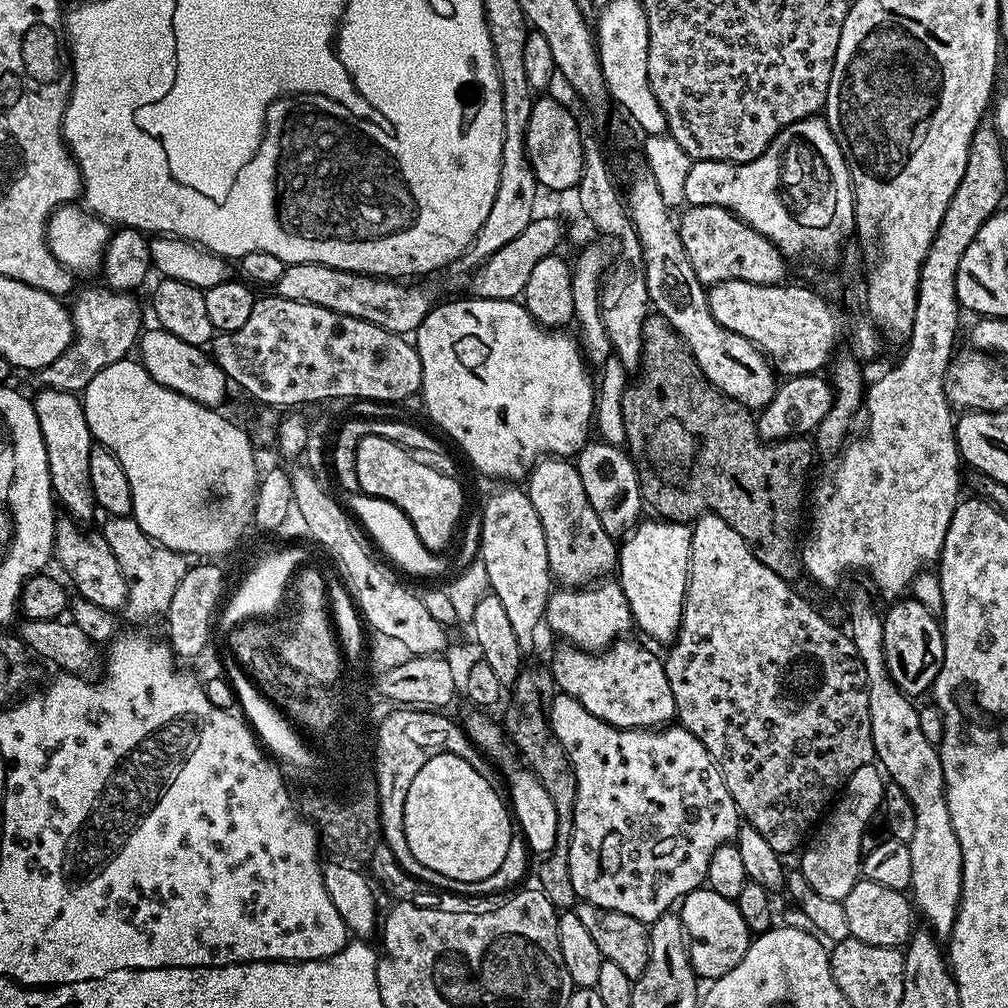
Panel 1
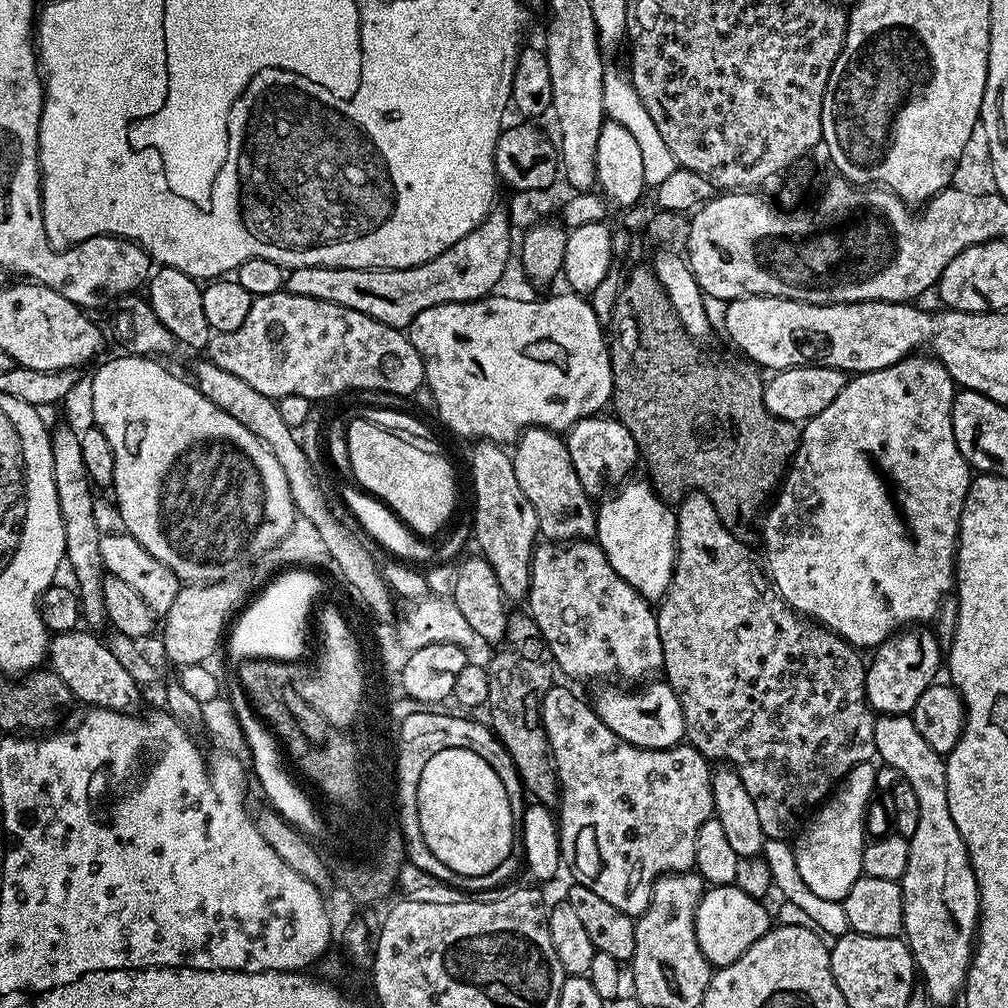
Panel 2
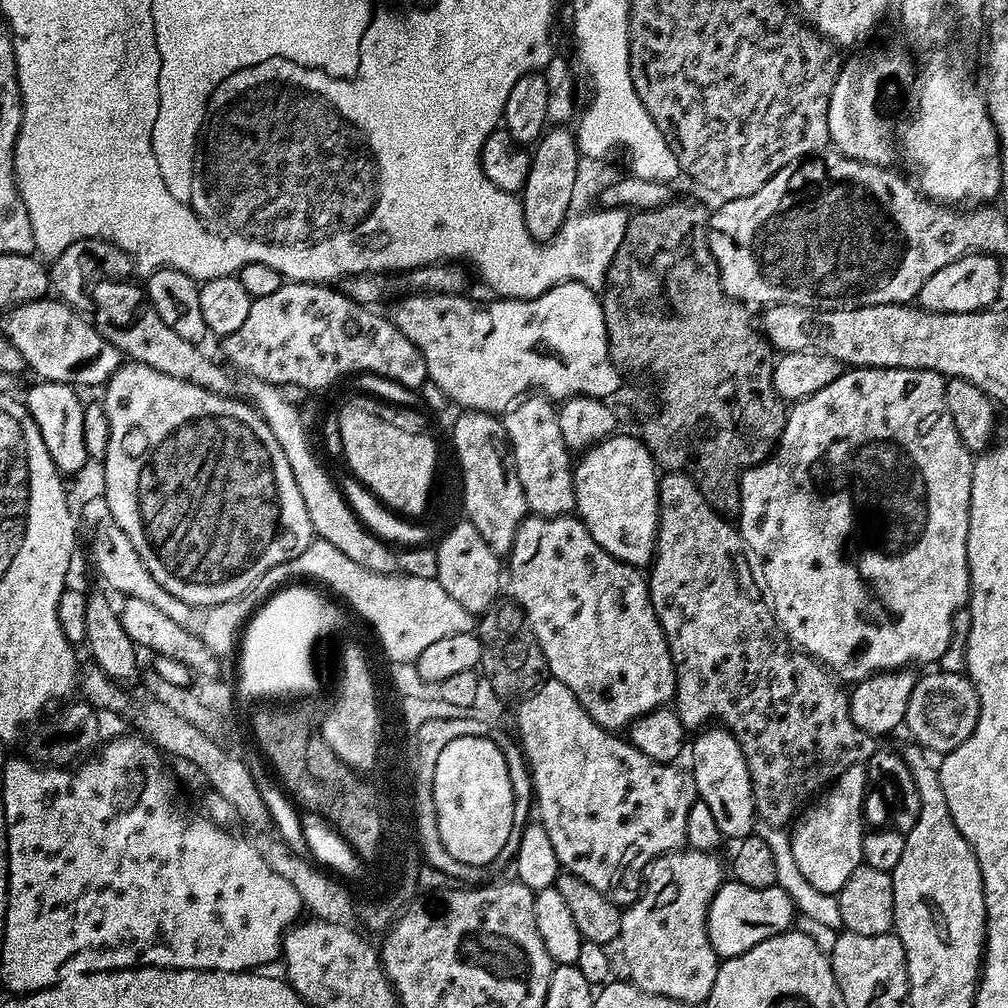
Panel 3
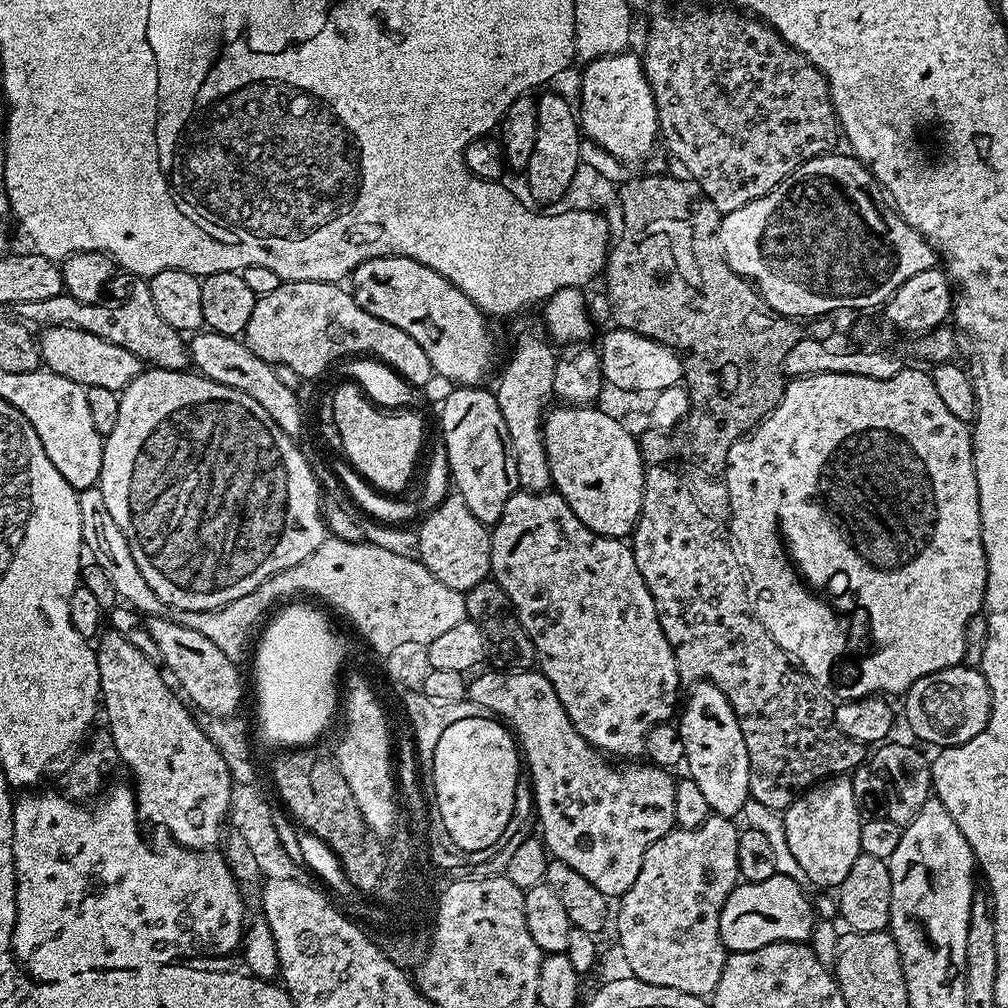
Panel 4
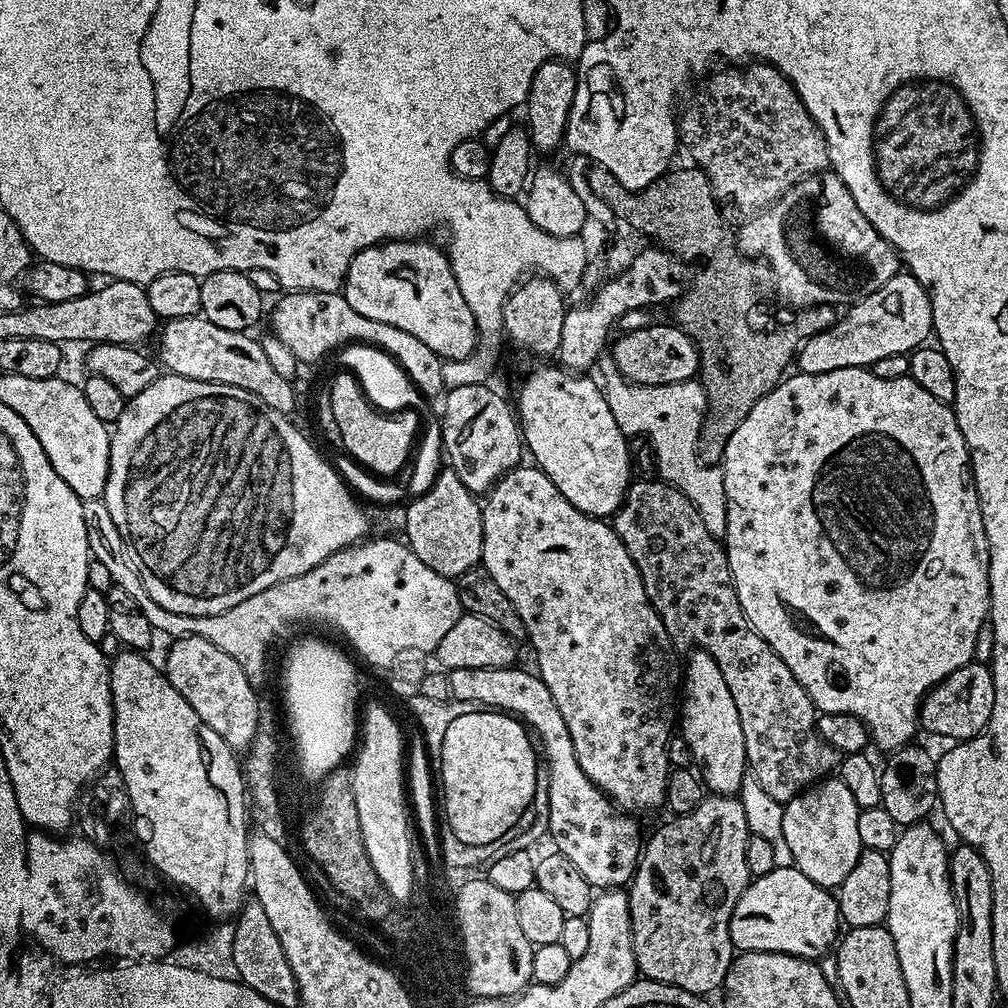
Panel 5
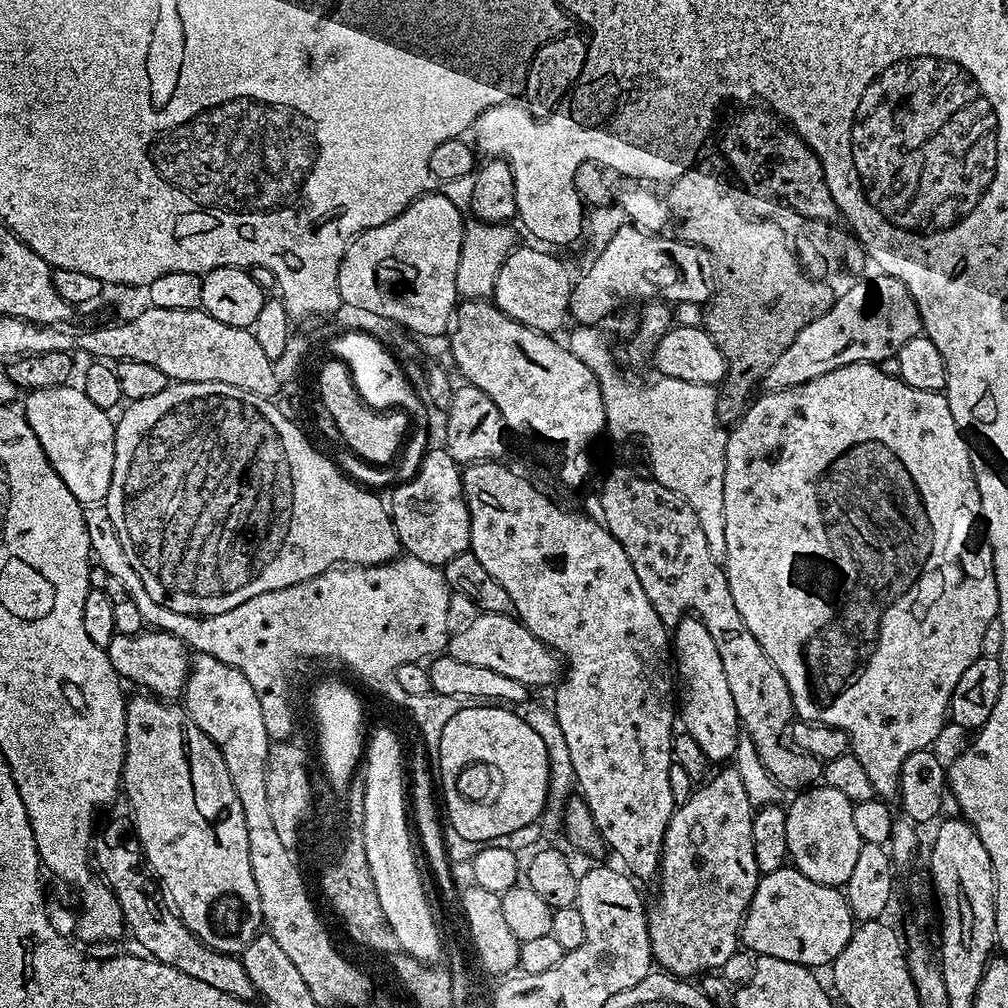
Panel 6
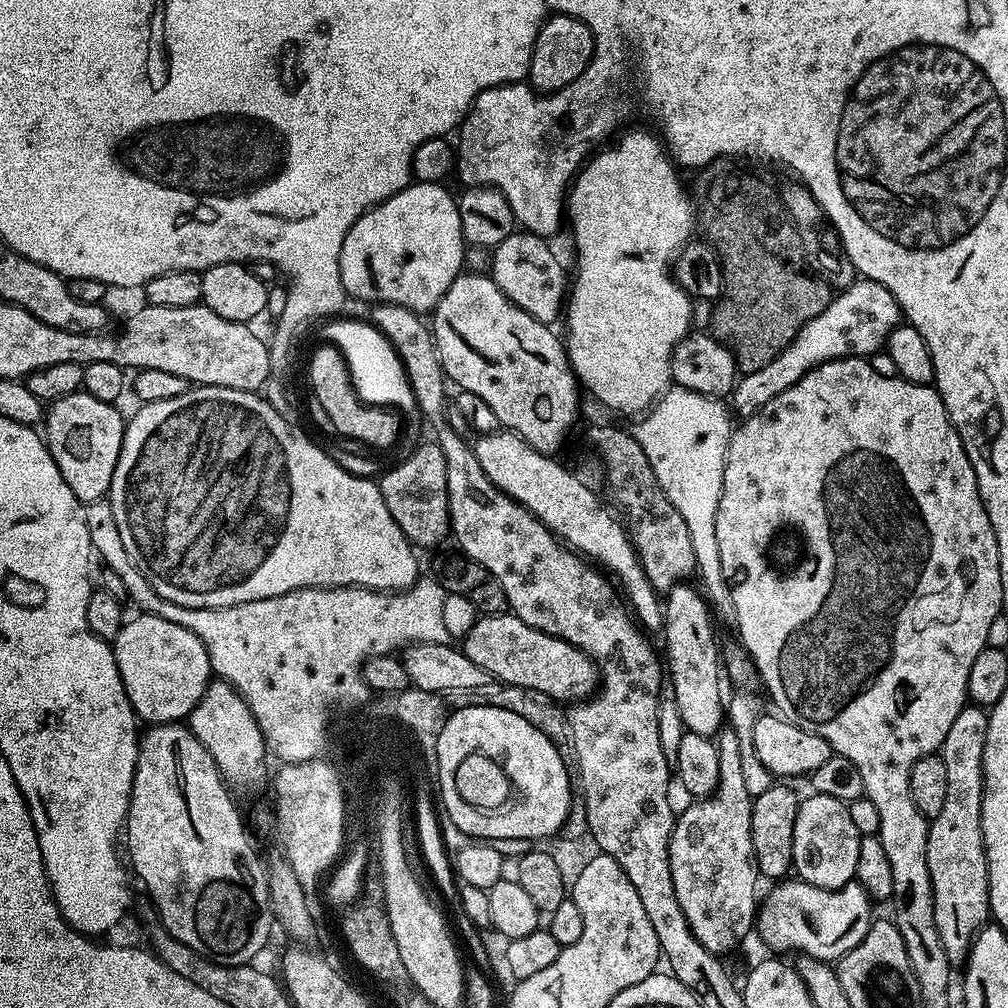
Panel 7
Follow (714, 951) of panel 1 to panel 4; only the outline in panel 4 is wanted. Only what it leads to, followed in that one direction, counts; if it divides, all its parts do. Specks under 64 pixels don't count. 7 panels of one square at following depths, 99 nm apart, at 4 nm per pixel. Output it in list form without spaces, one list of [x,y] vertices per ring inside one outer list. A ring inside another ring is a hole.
[[[779,874],[766,878],[766,882],[737,883],[736,889],[726,898],[720,915],[720,937],[725,949],[729,953],[749,952],[778,942],[798,944],[811,941],[812,929],[817,924],[818,913],[810,896],[808,900],[808,894],[805,889],[798,886],[798,882],[794,882],[794,878],[786,878]]]

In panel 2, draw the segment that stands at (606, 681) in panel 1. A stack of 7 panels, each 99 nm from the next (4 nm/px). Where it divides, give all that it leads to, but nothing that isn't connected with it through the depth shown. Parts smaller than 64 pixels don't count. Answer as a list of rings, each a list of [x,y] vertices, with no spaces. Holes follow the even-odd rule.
[[[666,682],[660,684],[648,684],[636,686],[633,692],[627,692],[627,687],[608,688],[612,686],[600,686],[594,699],[594,707],[598,718],[618,734],[626,742],[630,742],[639,748],[646,750],[666,750],[675,748],[685,739],[684,719],[682,718],[682,706],[678,706],[678,698],[674,690]]]

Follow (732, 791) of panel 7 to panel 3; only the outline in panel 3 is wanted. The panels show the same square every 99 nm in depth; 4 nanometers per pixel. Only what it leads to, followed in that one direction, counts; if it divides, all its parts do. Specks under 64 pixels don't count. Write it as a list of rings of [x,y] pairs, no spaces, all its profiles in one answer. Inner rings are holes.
[[[677,850],[659,856],[648,865],[642,877],[642,891],[633,904],[622,912],[619,947],[624,947],[627,979],[650,994],[674,998],[690,1006],[703,1005],[714,986],[718,957],[708,937],[708,907],[726,880],[726,868],[720,865],[716,852]]]

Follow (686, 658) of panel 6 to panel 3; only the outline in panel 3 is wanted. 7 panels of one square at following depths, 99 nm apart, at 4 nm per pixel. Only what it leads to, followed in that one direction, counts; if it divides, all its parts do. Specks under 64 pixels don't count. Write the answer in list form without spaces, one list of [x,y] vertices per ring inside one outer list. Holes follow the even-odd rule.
[[[708,726],[695,733],[696,741],[691,741],[692,781],[696,784],[699,800],[710,806],[714,813],[714,822],[718,822],[721,837],[739,842],[746,836],[753,835],[753,825],[757,822],[754,794],[750,782],[750,770],[738,742],[723,726]]]

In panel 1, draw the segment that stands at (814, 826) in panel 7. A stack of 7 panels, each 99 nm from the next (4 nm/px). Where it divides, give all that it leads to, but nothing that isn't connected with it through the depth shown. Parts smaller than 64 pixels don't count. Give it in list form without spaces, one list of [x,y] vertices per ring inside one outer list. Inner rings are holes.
[[[875,763],[858,766],[858,770],[854,770],[854,774],[850,774],[844,783],[843,795],[831,805],[830,811],[799,853],[798,871],[804,875],[806,882],[810,882],[810,886],[814,886],[814,890],[818,890],[818,894],[822,894],[822,898],[842,902],[857,880],[861,879],[862,834],[881,807],[885,787],[885,773]]]

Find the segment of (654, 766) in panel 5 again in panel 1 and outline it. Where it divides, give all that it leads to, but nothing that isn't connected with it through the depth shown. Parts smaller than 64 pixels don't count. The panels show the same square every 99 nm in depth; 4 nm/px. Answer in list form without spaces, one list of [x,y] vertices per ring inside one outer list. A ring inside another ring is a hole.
[[[605,578],[587,586],[564,586],[559,590],[549,595],[543,623],[571,647],[587,652],[602,652],[615,640],[627,637],[631,633],[628,631],[633,631],[630,602],[626,602],[626,594],[615,579]]]

